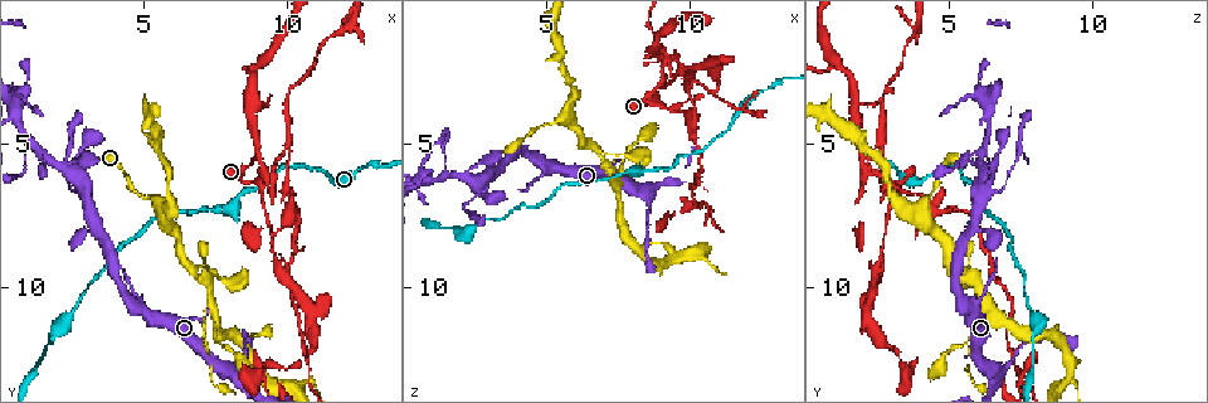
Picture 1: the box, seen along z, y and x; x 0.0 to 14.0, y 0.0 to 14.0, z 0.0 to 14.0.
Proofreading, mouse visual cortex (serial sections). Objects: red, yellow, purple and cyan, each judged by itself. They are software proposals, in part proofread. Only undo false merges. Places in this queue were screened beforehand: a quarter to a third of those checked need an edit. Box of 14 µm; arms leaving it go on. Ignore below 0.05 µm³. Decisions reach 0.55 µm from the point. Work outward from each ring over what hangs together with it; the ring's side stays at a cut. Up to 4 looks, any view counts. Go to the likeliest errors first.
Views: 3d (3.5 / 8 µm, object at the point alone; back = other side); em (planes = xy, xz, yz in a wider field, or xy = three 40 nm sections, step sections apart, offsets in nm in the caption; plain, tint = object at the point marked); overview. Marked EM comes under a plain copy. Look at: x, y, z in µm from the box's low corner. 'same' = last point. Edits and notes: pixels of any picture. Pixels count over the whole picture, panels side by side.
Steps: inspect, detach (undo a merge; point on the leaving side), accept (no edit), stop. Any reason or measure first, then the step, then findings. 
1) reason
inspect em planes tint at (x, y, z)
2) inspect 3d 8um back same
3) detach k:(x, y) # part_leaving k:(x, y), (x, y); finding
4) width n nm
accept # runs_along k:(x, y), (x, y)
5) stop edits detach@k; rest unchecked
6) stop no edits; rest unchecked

thick turns thin
inspect 3d 8um at (2.5, 6.6, 6.8)

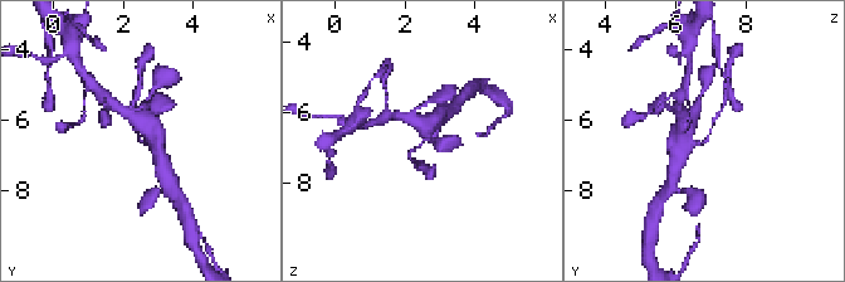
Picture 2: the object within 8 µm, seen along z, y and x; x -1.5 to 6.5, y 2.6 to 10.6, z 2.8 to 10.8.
now the EM
inspect em xy step 3 tint at (2.6, 6.6, 6.8)

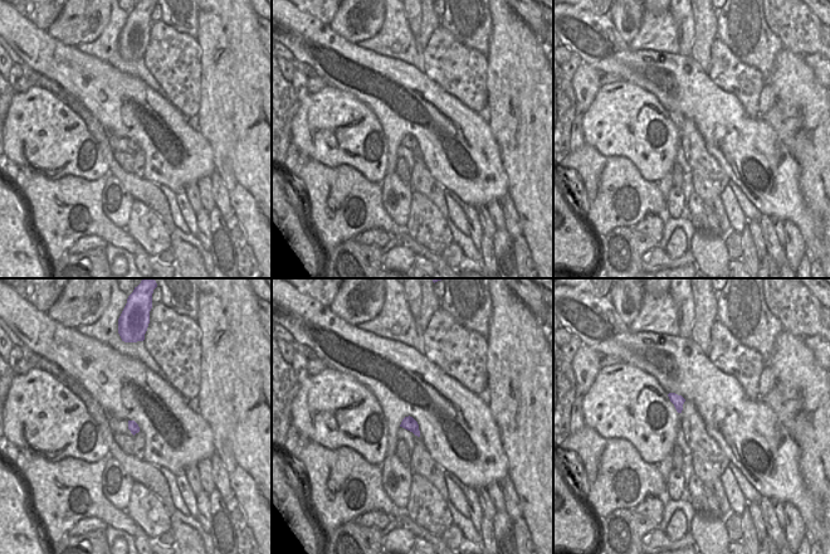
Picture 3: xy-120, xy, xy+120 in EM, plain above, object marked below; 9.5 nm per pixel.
accept # runs_along 2:(679, 149), (704, 142), (721, 110); one cell here

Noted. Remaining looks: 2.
inspect 3d 3.5um at (1.4, 5.3, 6.1)

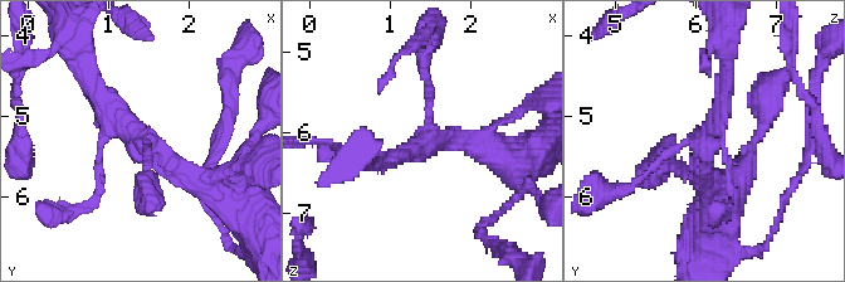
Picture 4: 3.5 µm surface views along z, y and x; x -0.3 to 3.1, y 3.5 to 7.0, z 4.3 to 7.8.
inspect em xy step 3 tint at (1.50, 5.35, 6.15)

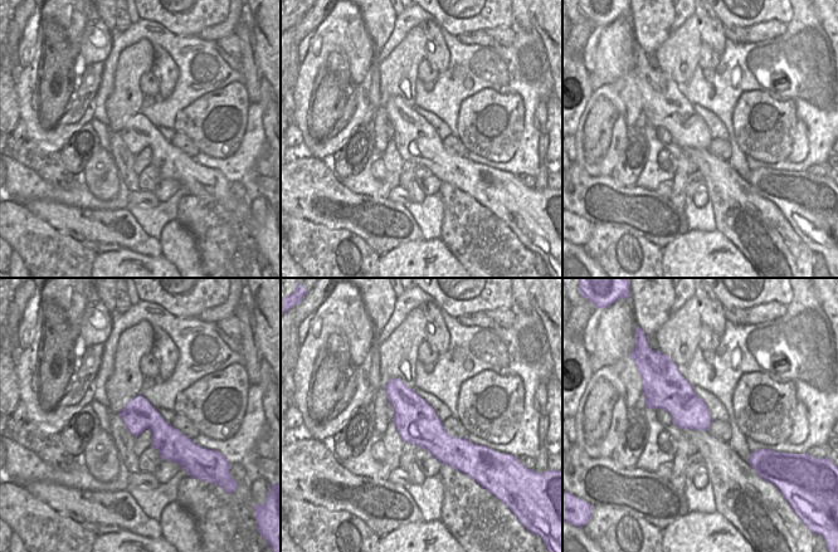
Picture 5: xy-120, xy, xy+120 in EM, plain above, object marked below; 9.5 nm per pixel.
accept # all the same cell

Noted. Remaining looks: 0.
stop no edits; rest unchecked

